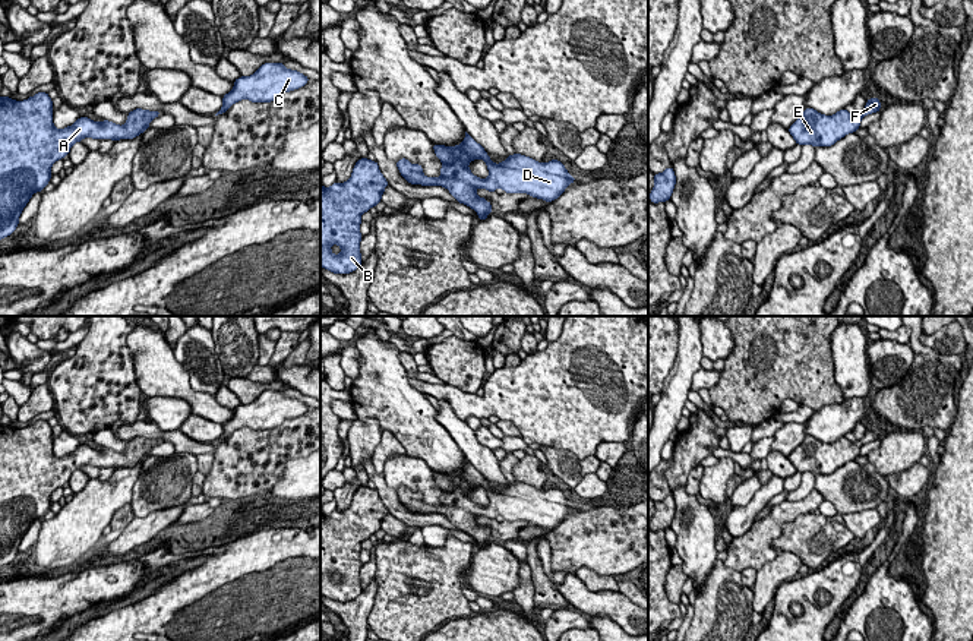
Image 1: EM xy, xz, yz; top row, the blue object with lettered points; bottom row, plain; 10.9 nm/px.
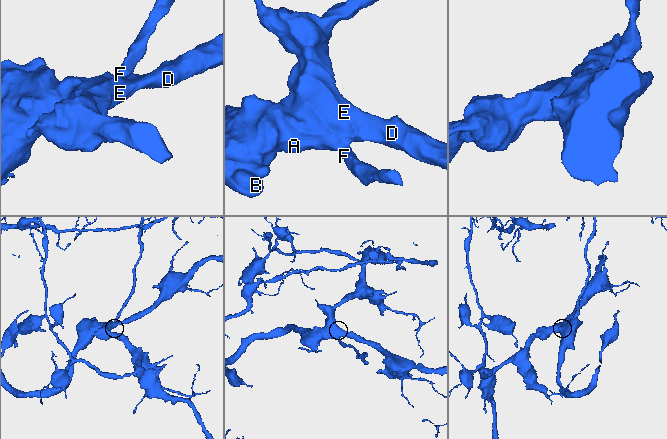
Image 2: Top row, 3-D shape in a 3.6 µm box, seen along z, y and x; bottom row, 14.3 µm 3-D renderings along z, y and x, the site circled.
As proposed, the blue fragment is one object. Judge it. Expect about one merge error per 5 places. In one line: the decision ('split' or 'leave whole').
leave whole

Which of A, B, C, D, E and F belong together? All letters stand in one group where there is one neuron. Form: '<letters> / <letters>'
A B C D E F

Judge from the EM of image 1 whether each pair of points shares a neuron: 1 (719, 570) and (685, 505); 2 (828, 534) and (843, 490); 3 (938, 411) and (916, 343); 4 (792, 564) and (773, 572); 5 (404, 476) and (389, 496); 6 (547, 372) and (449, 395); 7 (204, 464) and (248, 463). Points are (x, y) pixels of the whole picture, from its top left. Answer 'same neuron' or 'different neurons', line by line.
1: different neurons
2: different neurons
3: same neuron
4: same neuron
5: different neurons
6: same neuron
7: different neurons

